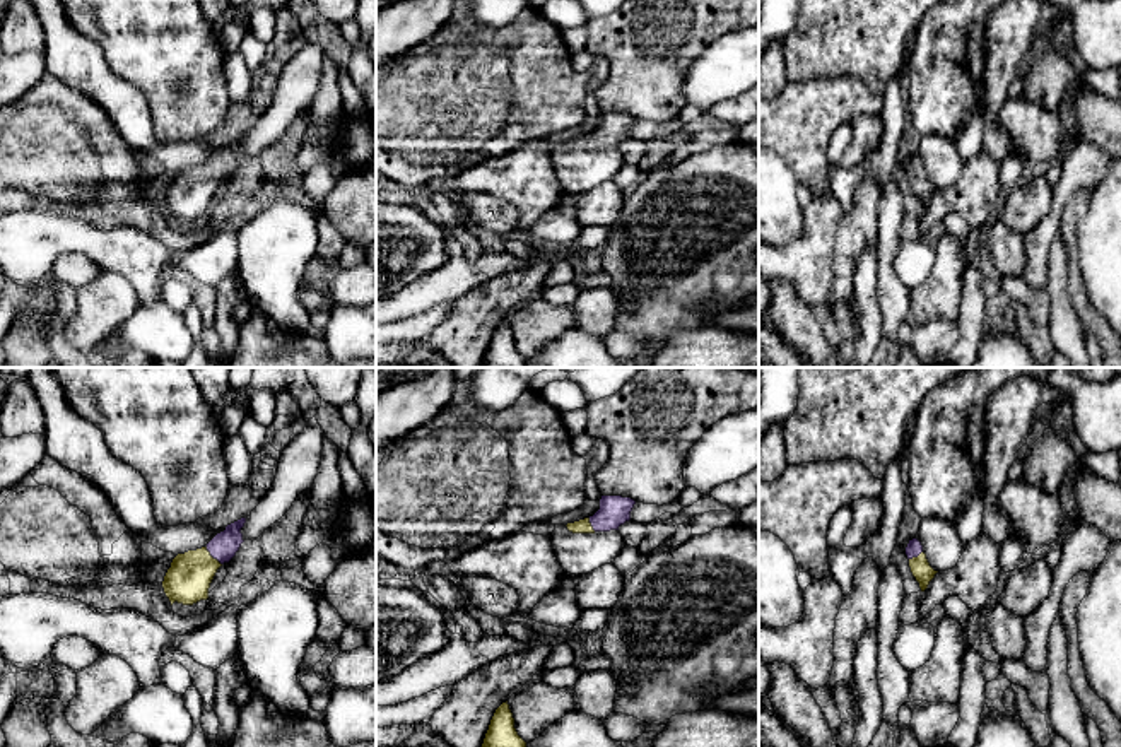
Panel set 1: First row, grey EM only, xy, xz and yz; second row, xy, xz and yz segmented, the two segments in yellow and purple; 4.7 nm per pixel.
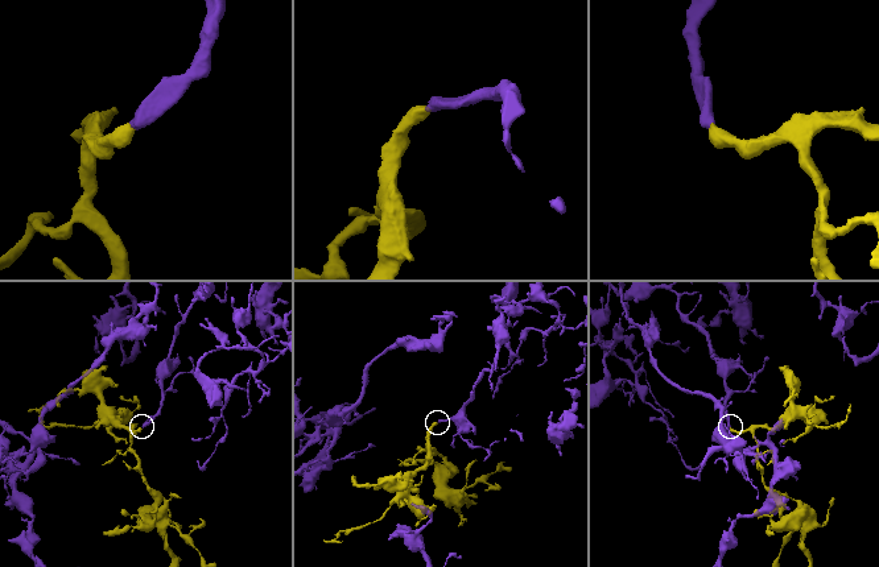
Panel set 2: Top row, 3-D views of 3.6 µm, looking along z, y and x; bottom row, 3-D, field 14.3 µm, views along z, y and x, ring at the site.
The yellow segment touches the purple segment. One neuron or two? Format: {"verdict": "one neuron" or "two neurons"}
{"verdict": "one neuron"}

